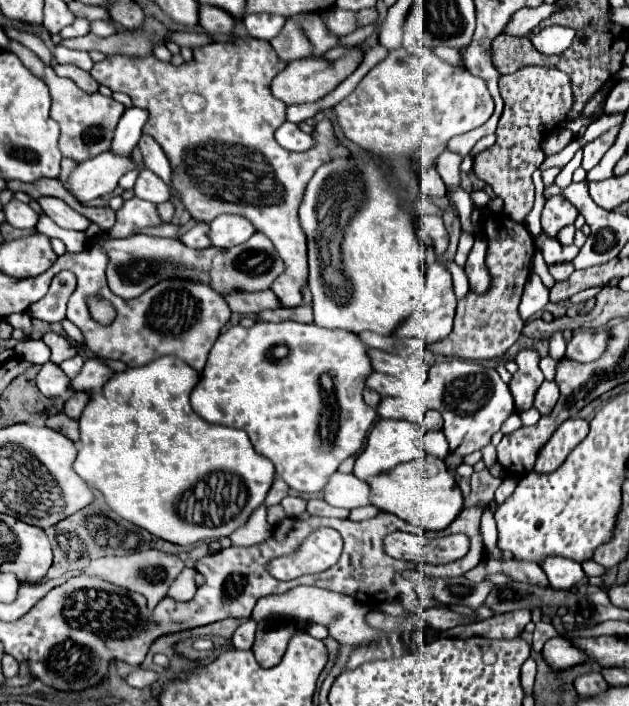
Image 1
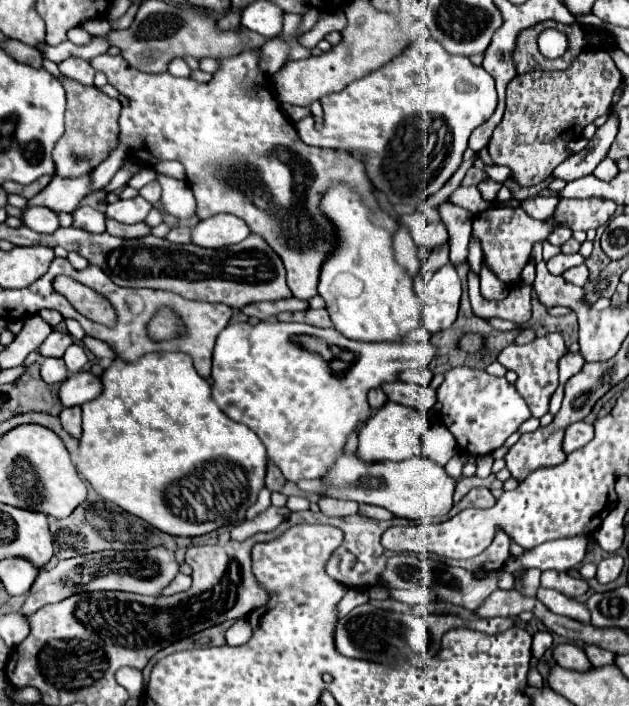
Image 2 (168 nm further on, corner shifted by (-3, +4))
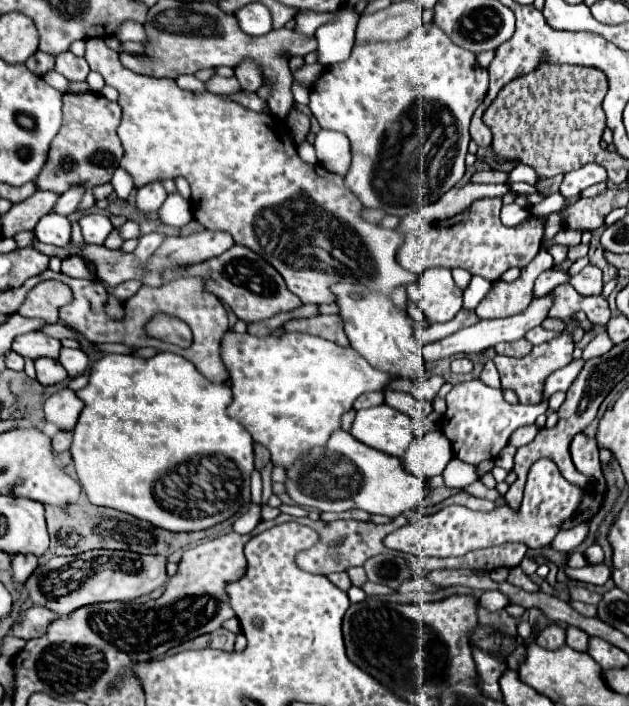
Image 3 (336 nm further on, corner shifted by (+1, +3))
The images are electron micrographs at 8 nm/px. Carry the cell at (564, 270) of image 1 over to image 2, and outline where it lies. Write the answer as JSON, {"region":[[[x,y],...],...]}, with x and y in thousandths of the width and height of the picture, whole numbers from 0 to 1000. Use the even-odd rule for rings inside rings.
{"region":[[[924,374],[924,377],[908,380],[905,385],[898,385],[898,388],[895,388],[895,394],[898,394],[901,399],[908,399],[908,402],[930,405],[930,402],[936,399],[936,382],[933,382],[933,377],[930,377],[930,374]]]}

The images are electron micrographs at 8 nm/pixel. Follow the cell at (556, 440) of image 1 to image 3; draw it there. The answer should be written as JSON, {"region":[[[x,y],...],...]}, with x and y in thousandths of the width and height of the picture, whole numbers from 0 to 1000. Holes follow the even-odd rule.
{"region":[[[917,613],[911,619],[911,627],[905,630],[905,636],[908,636],[908,647],[911,647],[917,667],[933,673],[940,681],[946,681],[949,695],[959,695],[962,676],[959,676],[955,659],[952,659],[949,625],[943,619],[933,619],[930,613]]]}

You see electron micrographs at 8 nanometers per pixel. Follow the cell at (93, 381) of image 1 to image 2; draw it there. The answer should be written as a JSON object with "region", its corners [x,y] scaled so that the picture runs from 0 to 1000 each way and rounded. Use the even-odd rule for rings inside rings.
{"region":[[[122,527],[110,533],[94,550],[94,567],[103,578],[129,575],[161,558],[161,541],[145,527]]]}

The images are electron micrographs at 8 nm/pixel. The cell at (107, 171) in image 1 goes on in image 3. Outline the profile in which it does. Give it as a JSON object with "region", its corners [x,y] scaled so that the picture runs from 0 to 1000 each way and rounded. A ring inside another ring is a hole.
{"region":[[[59,271],[46,282],[24,288],[14,302],[2,305],[5,319],[5,336],[21,336],[30,327],[52,327],[59,313],[84,299],[84,290],[91,288],[94,273],[78,271]]]}

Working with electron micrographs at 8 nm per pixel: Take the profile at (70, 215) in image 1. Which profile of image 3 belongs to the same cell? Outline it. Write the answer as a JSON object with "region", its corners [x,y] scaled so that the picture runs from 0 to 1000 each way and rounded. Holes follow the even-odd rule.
{"region":[[[138,302],[126,310],[126,319],[132,324],[132,339],[138,344],[154,344],[161,347],[167,341],[167,336],[176,330],[180,319],[167,305],[154,305],[154,302]]]}

